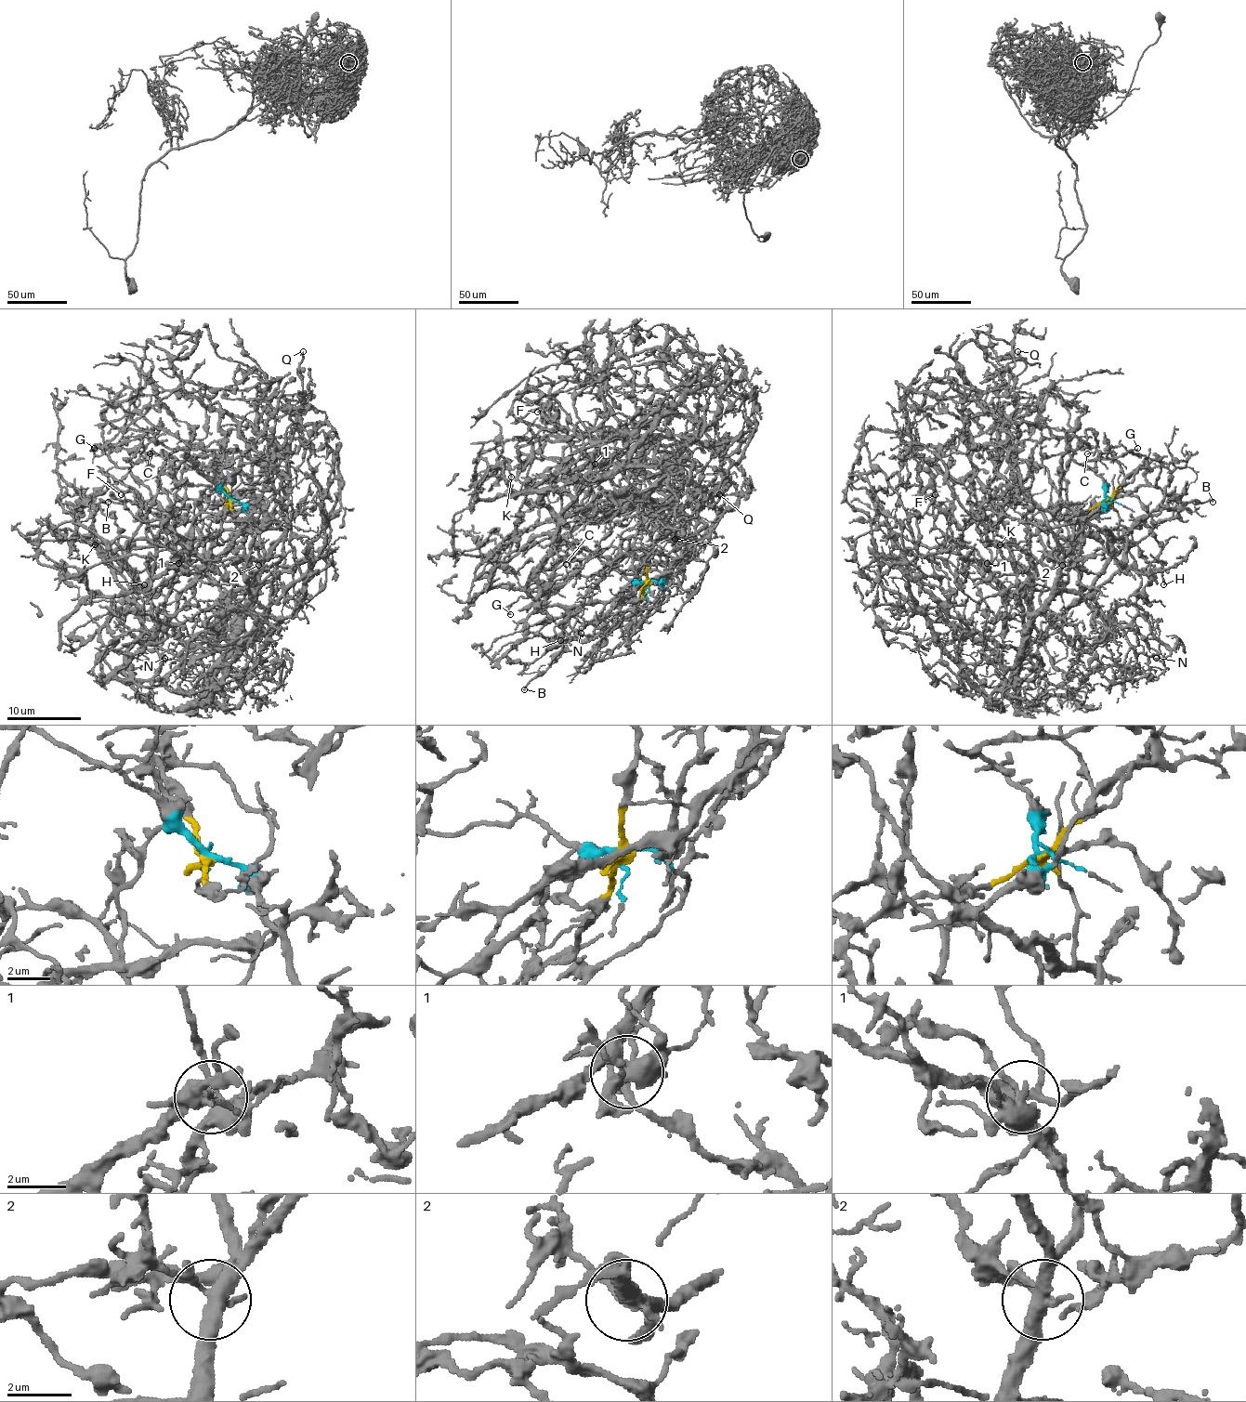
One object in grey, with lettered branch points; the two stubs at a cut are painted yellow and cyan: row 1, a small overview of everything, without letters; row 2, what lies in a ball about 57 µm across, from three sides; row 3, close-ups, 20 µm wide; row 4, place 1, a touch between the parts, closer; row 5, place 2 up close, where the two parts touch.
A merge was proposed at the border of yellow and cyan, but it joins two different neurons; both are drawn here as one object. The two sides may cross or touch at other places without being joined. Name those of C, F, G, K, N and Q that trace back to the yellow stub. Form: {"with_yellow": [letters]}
{"with_yellow": ["F", "K"]}

